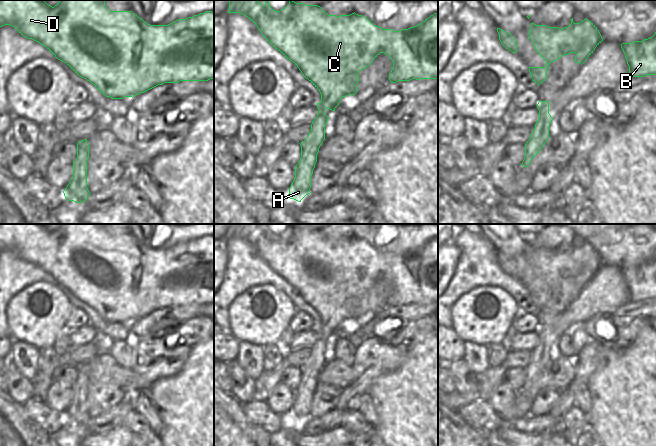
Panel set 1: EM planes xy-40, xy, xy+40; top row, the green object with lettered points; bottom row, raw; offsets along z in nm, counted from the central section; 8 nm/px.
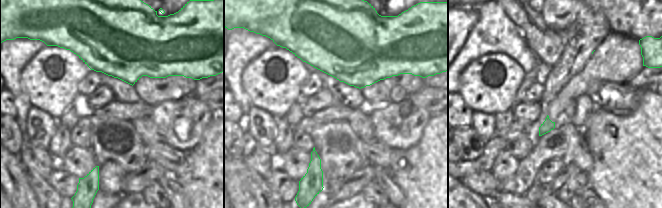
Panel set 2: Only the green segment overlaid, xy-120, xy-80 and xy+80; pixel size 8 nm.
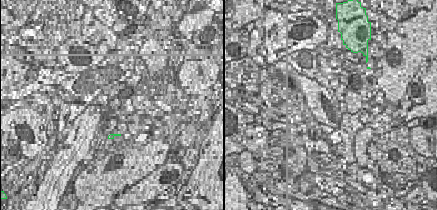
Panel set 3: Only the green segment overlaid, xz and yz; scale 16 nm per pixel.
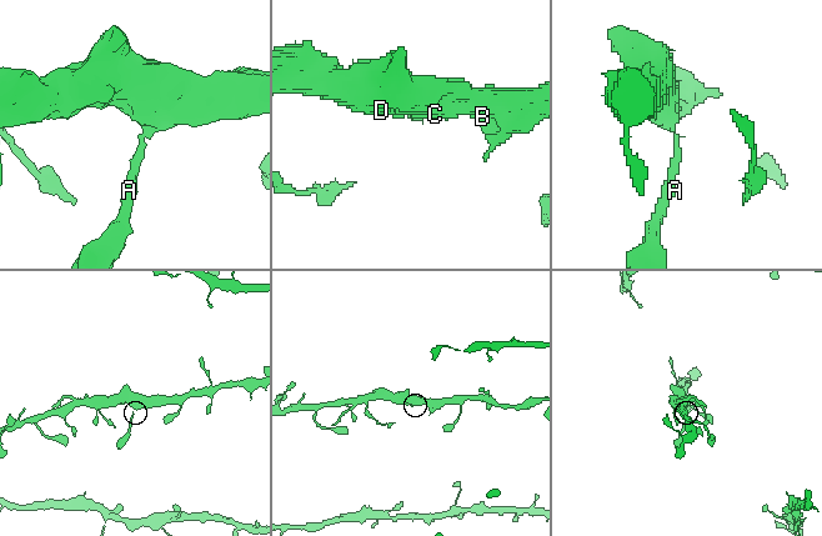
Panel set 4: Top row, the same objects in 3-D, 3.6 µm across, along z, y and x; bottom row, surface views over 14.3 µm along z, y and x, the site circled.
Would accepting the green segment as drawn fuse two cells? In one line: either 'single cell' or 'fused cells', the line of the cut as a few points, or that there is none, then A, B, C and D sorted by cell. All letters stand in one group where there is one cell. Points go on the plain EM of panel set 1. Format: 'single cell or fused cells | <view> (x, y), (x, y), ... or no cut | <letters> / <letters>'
single cell | no cut | A B C D

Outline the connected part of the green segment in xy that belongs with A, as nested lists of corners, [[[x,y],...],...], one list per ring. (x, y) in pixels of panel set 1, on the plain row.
[[[229,224],[228,237],[240,237],[248,241],[263,261],[292,285],[321,318],[321,326],[317,327],[319,336],[311,348],[311,354],[307,362],[299,367],[301,382],[294,392],[295,402],[289,412],[289,422],[298,426],[311,417],[311,400],[319,372],[325,364],[325,350],[329,343],[325,333],[335,335],[342,321],[358,316],[358,297],[380,277],[388,279],[393,286],[389,298],[391,307],[438,303],[438,237],[414,251],[400,255],[378,251],[355,236],[350,239],[328,239],[318,229],[306,229],[293,224],[289,224],[289,228],[280,235],[272,233],[269,224],[265,224],[264,230],[258,224]]]

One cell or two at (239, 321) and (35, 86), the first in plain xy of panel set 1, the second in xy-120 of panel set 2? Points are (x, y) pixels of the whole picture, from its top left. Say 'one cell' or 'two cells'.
one cell

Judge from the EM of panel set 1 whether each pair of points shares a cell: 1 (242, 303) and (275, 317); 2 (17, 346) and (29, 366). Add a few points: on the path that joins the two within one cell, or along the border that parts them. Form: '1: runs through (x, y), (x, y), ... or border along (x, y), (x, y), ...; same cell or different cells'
1: runs through (250, 311), (256, 318), (262, 321), (267, 319); same cell
2: runs through (20, 351), (27, 361); same cell

